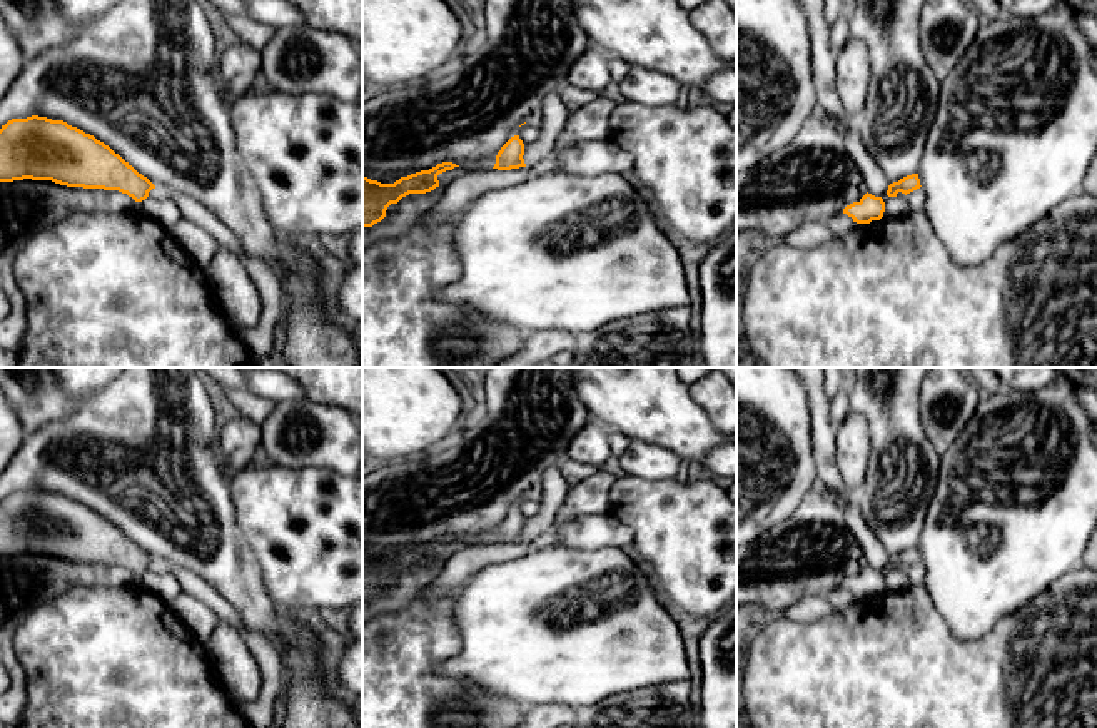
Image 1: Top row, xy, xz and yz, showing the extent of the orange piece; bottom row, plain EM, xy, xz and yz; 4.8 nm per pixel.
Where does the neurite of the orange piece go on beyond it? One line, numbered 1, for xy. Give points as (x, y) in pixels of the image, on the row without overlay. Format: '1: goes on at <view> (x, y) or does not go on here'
1: does not go on here

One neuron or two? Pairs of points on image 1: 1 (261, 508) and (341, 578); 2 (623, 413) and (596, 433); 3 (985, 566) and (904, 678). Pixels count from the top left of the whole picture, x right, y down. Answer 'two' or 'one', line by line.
1: one
2: two
3: two

